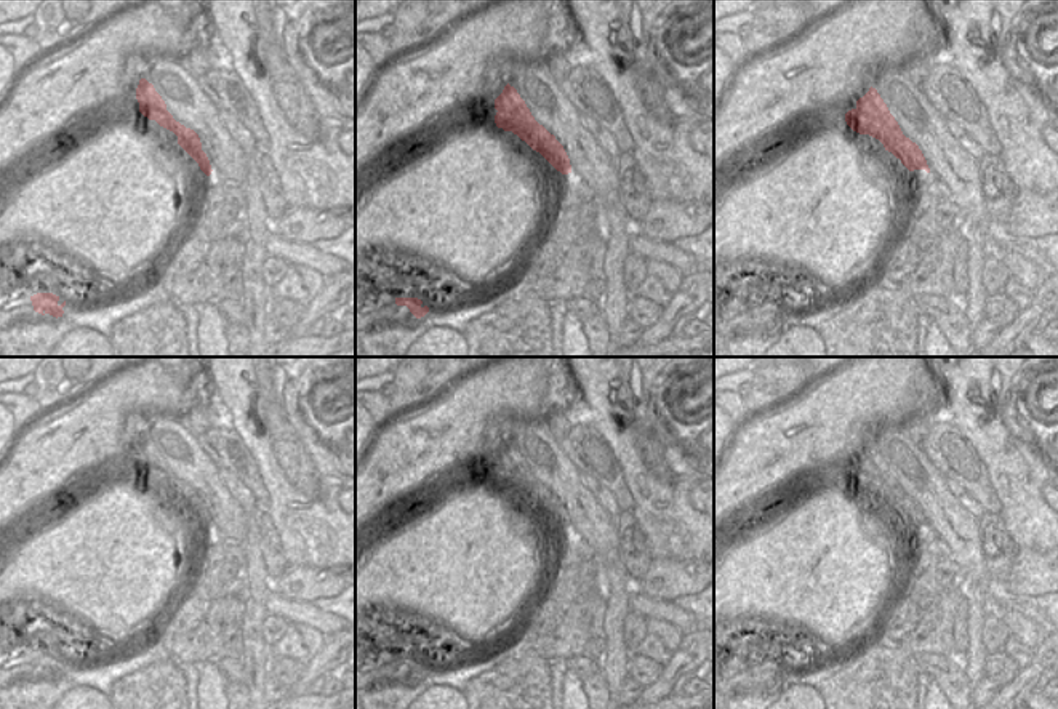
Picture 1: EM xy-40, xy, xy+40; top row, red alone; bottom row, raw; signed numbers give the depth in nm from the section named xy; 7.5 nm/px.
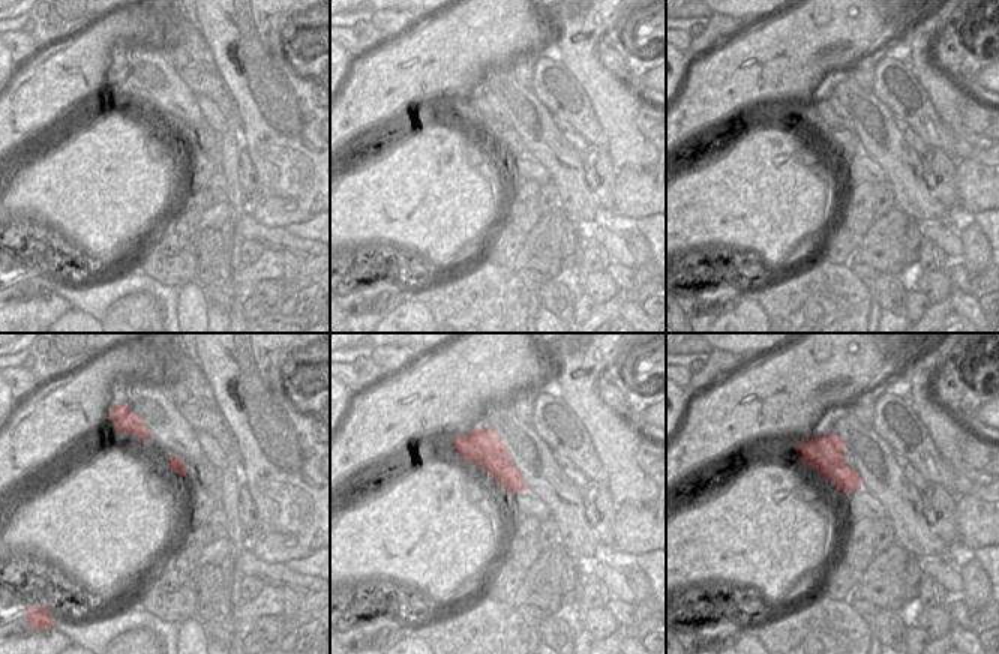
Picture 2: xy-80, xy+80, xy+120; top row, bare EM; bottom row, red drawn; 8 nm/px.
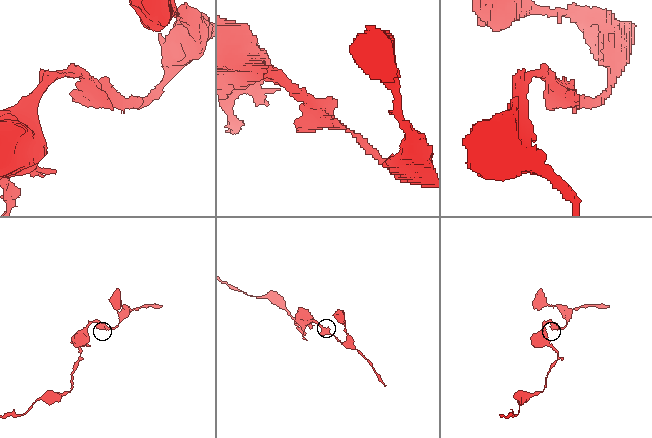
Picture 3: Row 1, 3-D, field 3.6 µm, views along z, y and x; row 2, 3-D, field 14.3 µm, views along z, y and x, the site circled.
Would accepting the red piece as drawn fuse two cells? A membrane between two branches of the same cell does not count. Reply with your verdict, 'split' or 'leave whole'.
leave whole

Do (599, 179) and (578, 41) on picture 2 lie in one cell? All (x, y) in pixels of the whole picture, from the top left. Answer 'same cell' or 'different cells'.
different cells

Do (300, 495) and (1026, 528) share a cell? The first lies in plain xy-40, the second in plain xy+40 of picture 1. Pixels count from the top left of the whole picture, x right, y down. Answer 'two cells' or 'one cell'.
one cell

